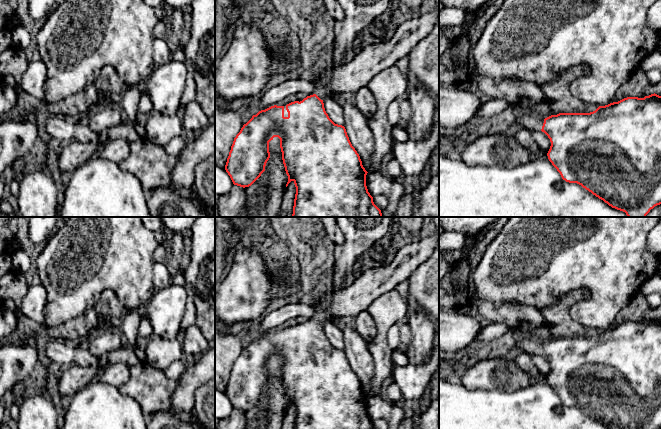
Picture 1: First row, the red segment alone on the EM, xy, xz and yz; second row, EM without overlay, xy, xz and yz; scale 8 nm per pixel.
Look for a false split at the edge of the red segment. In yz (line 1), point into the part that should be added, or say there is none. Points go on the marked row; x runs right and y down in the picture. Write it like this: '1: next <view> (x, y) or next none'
1: next yz (529, 119)

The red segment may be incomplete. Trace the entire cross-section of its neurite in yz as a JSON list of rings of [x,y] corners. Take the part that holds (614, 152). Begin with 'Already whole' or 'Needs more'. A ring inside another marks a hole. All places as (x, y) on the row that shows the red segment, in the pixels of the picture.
Needs more. [[[654,93],[644,98],[627,97],[618,102],[599,106],[590,113],[559,113],[547,118],[540,117],[537,110],[516,110],[516,122],[524,129],[542,131],[548,136],[551,142],[547,153],[548,159],[566,182],[581,185],[612,208],[625,212],[628,217],[646,217],[651,209],[661,204],[661,96]]]

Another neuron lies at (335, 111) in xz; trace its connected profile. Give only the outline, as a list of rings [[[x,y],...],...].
[[[331,96],[324,98],[323,103],[329,118],[335,124],[344,126],[343,107],[336,103]]]

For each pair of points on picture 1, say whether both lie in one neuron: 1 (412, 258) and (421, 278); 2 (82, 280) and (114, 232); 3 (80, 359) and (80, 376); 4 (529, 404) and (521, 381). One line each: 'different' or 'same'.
1: different
2: same
3: different
4: different

